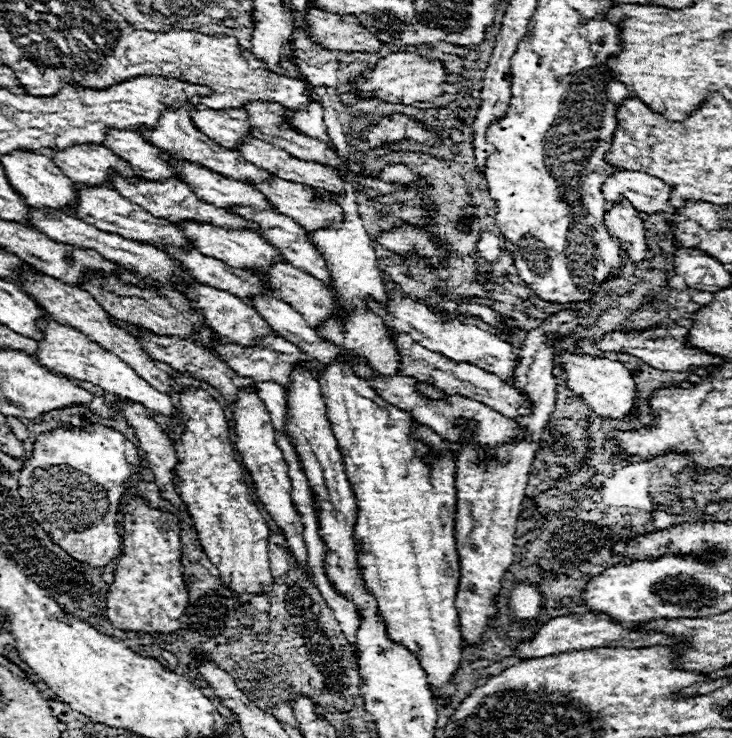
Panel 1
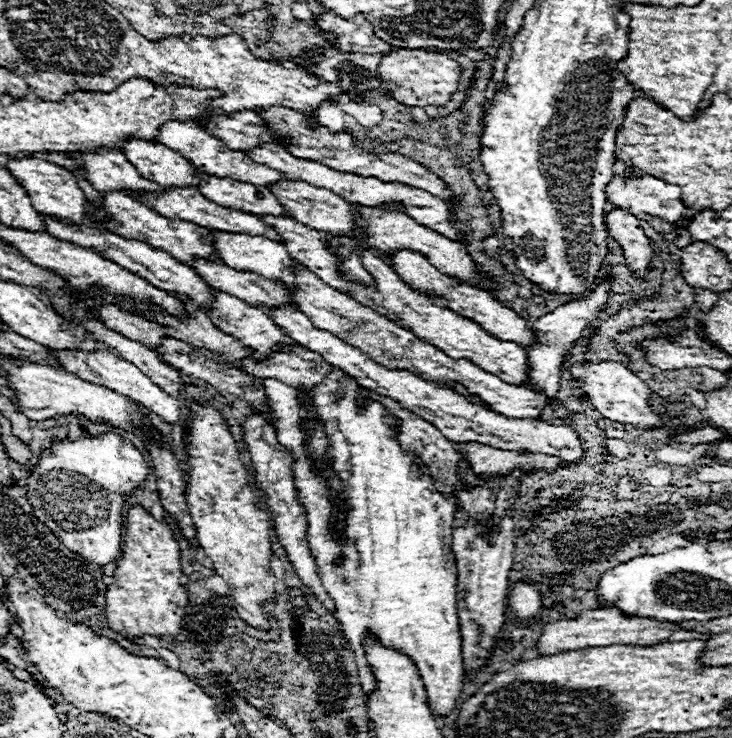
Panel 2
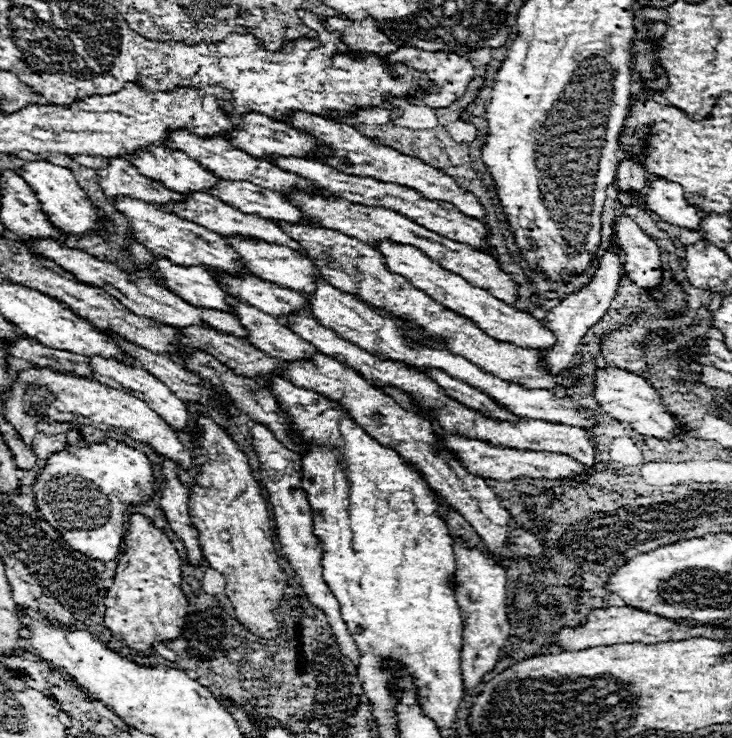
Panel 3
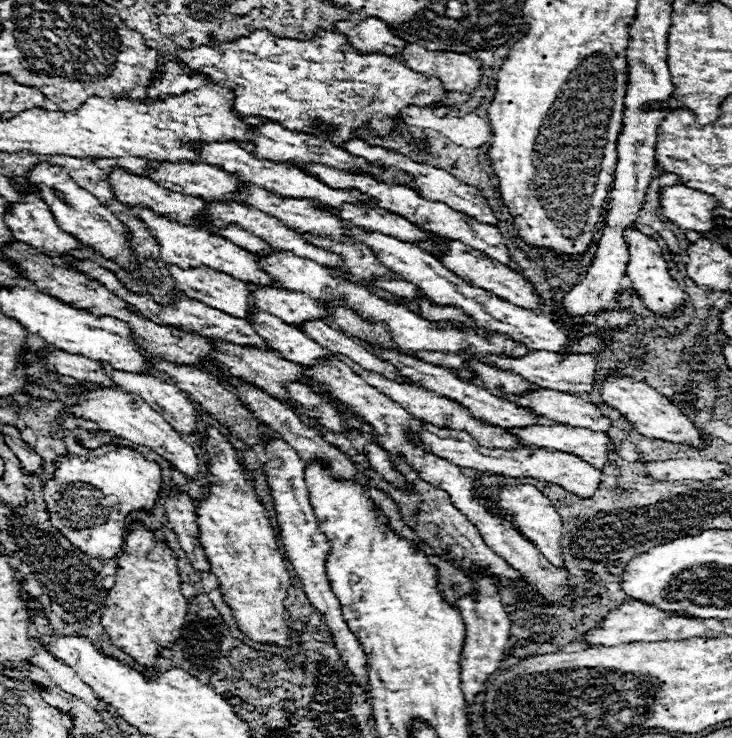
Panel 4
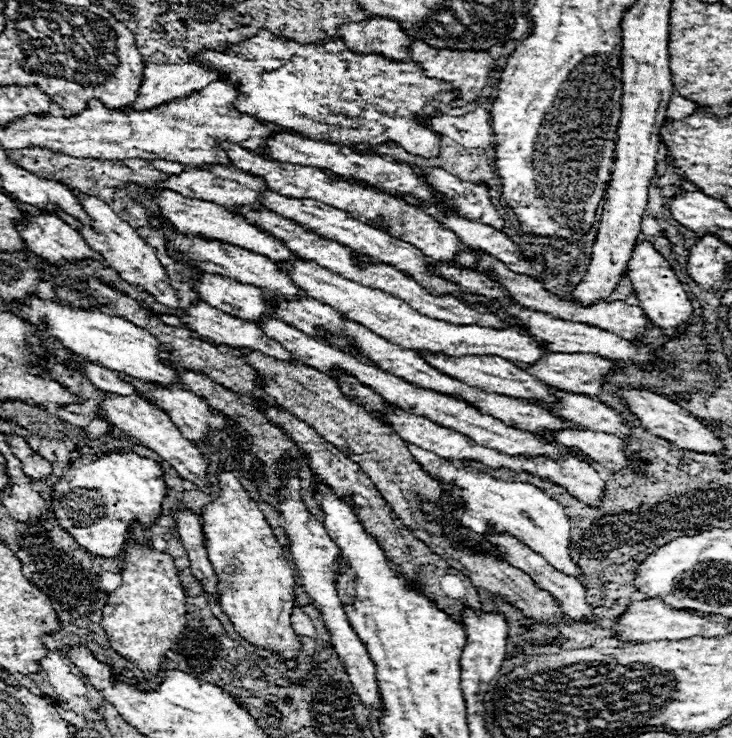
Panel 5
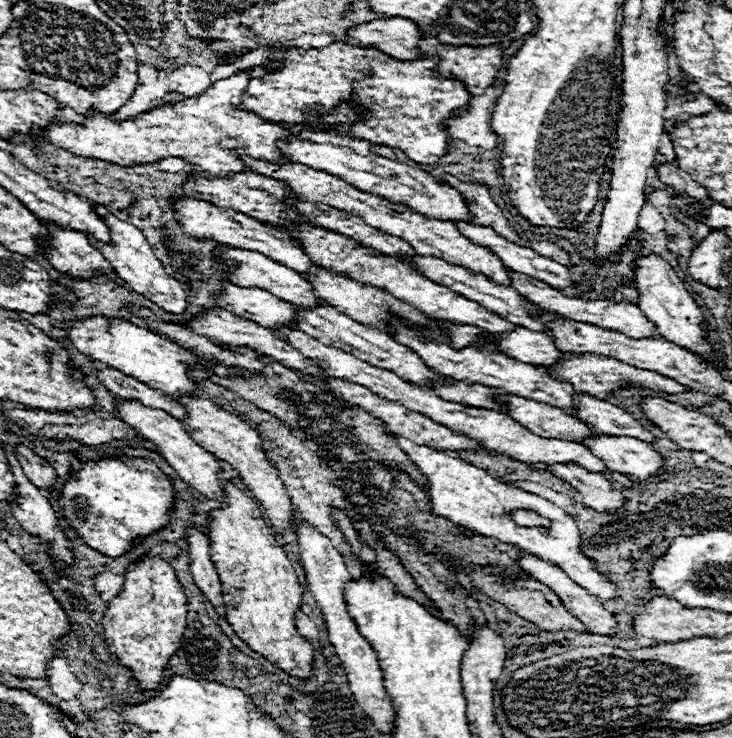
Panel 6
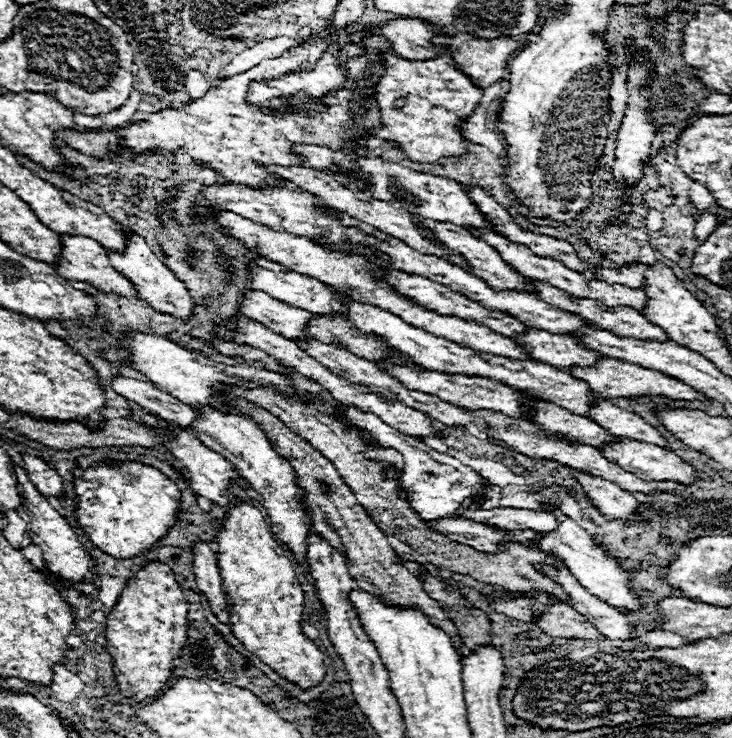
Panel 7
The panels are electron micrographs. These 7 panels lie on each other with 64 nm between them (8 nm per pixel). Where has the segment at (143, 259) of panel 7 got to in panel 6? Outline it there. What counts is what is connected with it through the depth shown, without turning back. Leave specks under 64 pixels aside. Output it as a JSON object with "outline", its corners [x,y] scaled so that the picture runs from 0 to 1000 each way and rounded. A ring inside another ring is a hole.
{"outline":[[[131,276],[131,287],[134,287],[134,293],[139,293],[139,295],[145,298],[145,304],[148,304],[148,309],[150,309],[150,314],[153,314],[153,328],[156,328],[156,331],[150,333],[150,331],[142,331],[142,328],[137,328],[137,325],[131,325],[131,322],[126,322],[126,320],[120,320],[120,322],[123,322],[123,328],[126,328],[137,341],[142,341],[142,347],[145,347],[145,352],[153,358],[156,369],[158,369],[169,382],[175,382],[175,388],[178,388],[183,396],[194,398],[199,407],[210,409],[216,417],[221,417],[221,420],[227,420],[227,423],[232,423],[232,425],[249,425],[249,423],[254,420],[254,415],[257,415],[257,398],[254,398],[254,393],[249,390],[249,385],[232,371],[232,366],[224,363],[221,355],[210,347],[208,333],[199,328],[197,317],[194,317],[189,309],[183,309],[180,304],[167,301],[167,298],[161,298],[158,293],[153,293],[153,290],[150,290],[142,279],[137,279],[137,276]]]}

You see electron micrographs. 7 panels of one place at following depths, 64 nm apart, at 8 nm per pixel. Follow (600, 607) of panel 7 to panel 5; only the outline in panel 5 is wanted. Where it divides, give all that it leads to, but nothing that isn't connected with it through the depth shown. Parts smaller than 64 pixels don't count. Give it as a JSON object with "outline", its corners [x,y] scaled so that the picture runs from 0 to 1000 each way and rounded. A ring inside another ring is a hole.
{"outline":[[[689,724],[689,726],[664,726],[672,737],[678,737],[686,748],[691,748],[691,759],[694,759],[694,764],[699,764],[702,770],[710,770],[713,775],[719,775],[721,780],[727,780],[727,786],[738,794],[738,797],[743,797],[743,799],[749,799],[754,808],[757,808],[757,813],[762,816],[762,821],[770,827],[770,832],[776,832],[779,837],[784,837],[784,840],[790,840],[790,843],[809,843],[809,840],[814,840],[811,837],[811,832],[809,832],[809,821],[801,816],[801,797],[787,786],[787,783],[781,783],[781,780],[773,780],[770,775],[765,775],[765,772],[760,772],[757,767],[751,767],[740,753],[735,753],[732,748],[727,748],[721,740],[716,740],[716,737],[710,737],[705,729],[699,729],[699,726],[694,726],[694,724]]]}

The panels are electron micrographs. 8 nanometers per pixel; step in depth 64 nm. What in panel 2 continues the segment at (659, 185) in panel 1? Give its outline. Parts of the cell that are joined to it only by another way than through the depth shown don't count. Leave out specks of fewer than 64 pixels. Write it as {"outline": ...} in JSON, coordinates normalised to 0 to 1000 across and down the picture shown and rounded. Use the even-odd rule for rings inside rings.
{"outline":[[[877,236],[877,238],[861,238],[858,244],[852,244],[850,238],[839,238],[833,247],[831,247],[831,255],[828,255],[828,263],[831,263],[831,271],[836,271],[844,282],[858,282],[863,290],[888,290],[888,293],[899,293],[915,304],[943,304],[945,293],[951,290],[948,285],[943,285],[940,279],[932,276],[929,266],[932,266],[932,257],[929,252],[923,249],[913,249],[902,241],[893,241],[893,238],[885,238],[885,236]]]}

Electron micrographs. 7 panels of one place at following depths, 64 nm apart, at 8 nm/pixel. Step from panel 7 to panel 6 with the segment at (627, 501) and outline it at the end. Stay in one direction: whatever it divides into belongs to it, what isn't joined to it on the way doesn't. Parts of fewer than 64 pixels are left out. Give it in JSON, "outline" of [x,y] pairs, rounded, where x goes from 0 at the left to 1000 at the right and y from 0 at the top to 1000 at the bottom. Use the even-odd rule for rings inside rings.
{"outline":[[[730,629],[730,634],[751,634],[760,645],[773,650],[787,661],[787,667],[795,672],[795,683],[822,691],[822,694],[844,694],[855,675],[852,669],[836,659],[833,650],[828,650],[817,640],[803,640],[801,634],[792,634],[790,629]]]}

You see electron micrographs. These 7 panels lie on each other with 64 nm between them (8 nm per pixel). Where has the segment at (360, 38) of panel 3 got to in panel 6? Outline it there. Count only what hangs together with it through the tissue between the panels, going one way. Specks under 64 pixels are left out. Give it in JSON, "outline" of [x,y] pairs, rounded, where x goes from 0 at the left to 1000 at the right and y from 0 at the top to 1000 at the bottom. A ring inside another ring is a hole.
{"outline":[[[527,24],[492,33],[475,43],[497,65],[519,65],[525,73],[544,81],[571,81],[582,79],[571,68],[571,54],[577,51],[571,33],[555,24]]]}

